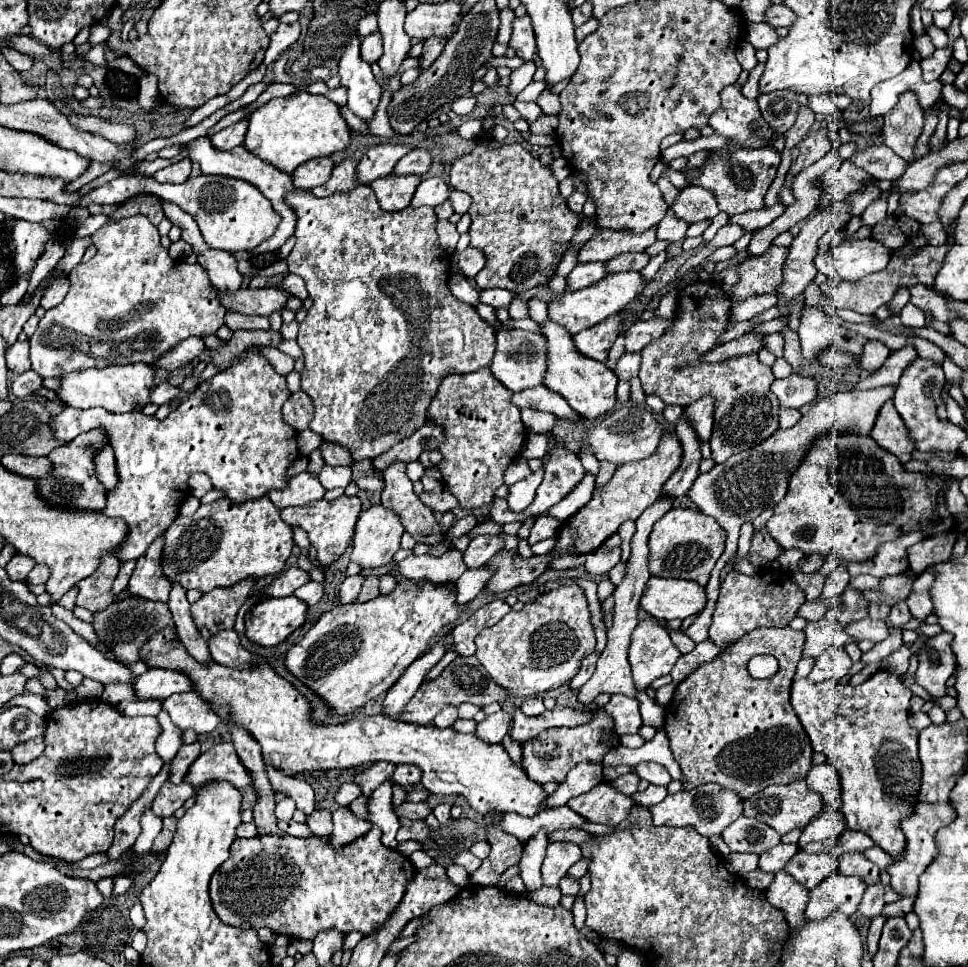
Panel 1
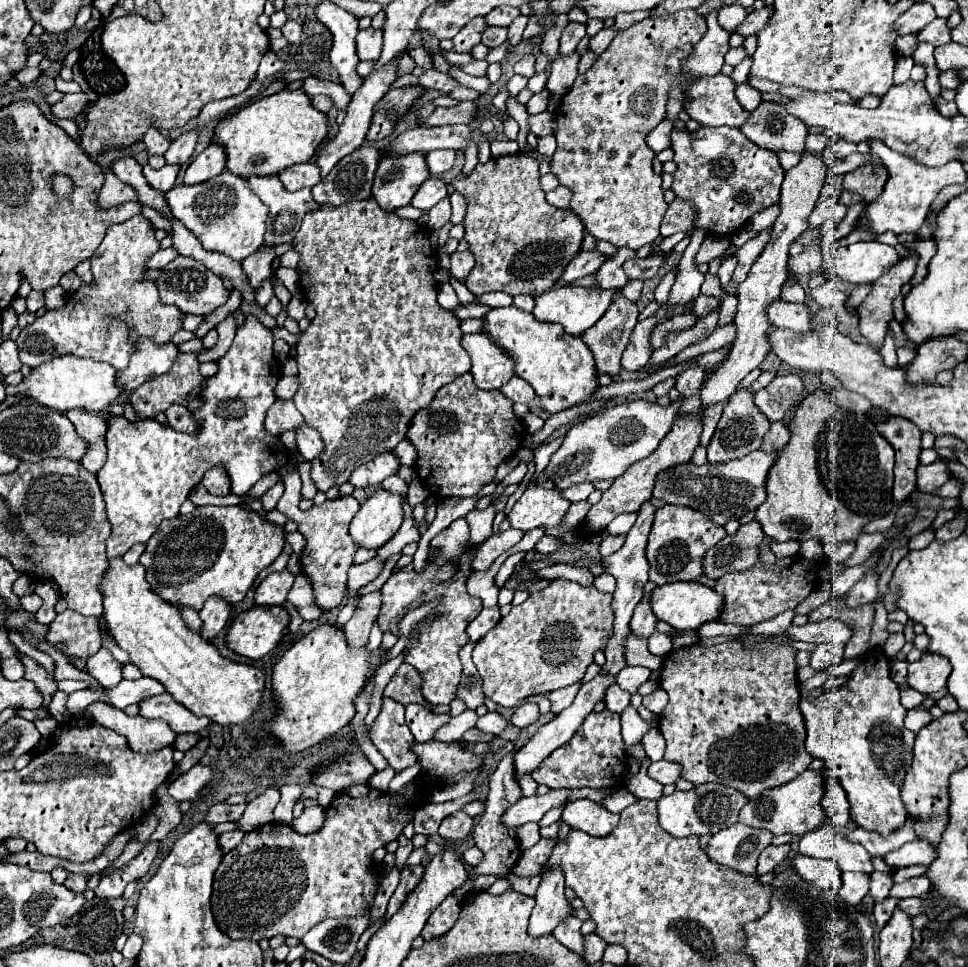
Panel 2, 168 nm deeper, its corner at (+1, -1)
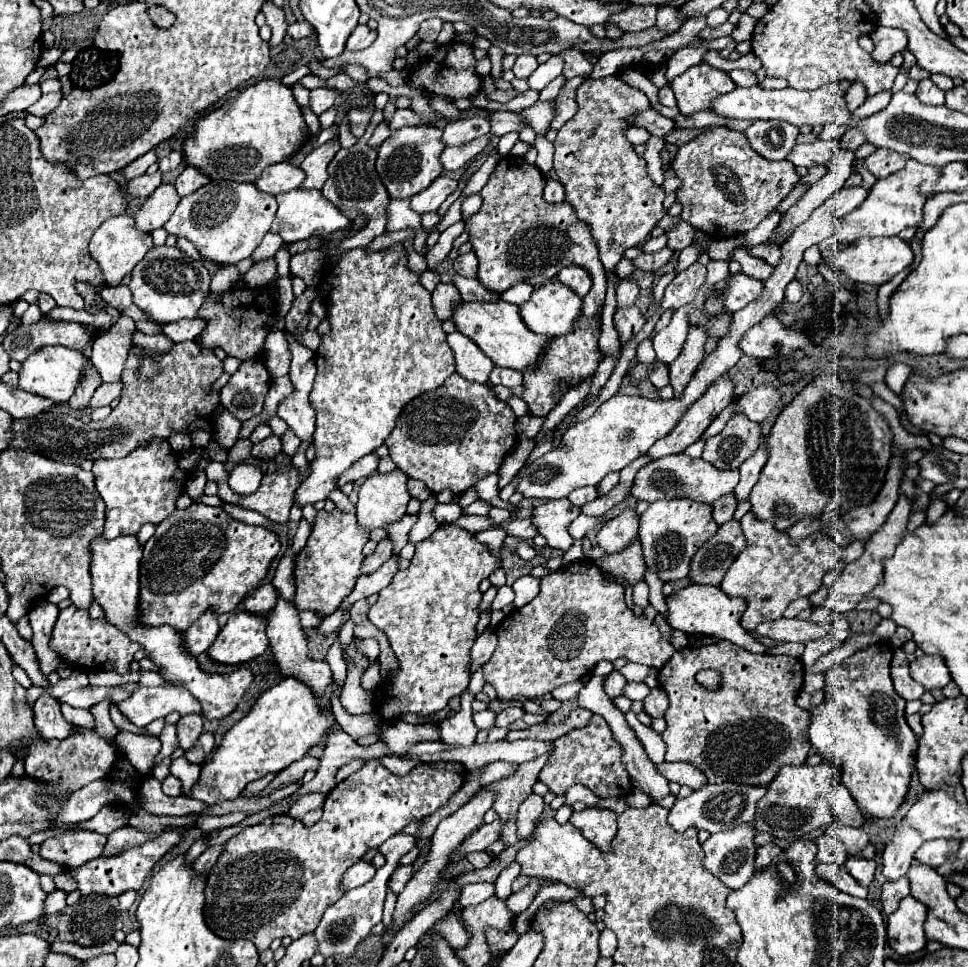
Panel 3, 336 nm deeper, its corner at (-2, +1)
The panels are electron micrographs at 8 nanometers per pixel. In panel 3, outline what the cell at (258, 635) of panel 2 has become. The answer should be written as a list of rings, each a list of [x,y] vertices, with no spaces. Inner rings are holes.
[[[239,610],[221,628],[217,640],[209,648],[209,656],[221,664],[243,664],[247,660],[253,660],[269,648],[269,638],[267,638],[265,630],[267,630],[267,616],[247,614],[247,610]]]

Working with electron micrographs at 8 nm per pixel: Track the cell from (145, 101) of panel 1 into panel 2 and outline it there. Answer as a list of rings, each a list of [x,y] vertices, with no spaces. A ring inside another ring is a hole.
[[[148,130],[144,136],[144,144],[146,144],[146,154],[154,156],[154,154],[164,154],[170,146],[168,140],[164,140],[164,136],[158,130]]]

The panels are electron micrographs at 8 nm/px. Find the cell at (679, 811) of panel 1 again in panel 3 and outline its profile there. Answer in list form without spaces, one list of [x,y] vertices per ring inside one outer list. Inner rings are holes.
[[[705,784],[703,788],[695,790],[687,798],[677,798],[673,808],[669,810],[669,824],[677,832],[685,832],[687,828],[697,828],[697,830],[707,830],[707,832],[723,832],[733,828],[735,824],[741,822],[753,822],[755,818],[755,802],[767,792],[763,786],[743,786],[743,784]]]

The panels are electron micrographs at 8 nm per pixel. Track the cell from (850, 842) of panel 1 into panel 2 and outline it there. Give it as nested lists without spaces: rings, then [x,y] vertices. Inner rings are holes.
[[[910,816],[906,820],[904,826],[900,826],[898,830],[894,830],[888,836],[876,834],[876,832],[866,832],[862,828],[856,828],[854,832],[848,834],[848,840],[856,840],[858,844],[862,844],[872,856],[886,856],[892,850],[898,850],[902,844],[916,840],[916,832],[914,832],[914,824],[916,818]]]

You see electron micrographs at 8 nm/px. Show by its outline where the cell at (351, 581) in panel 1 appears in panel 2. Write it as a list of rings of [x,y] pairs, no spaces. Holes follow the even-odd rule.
[[[378,556],[364,564],[354,564],[348,572],[348,592],[356,592],[358,588],[372,582],[382,572],[382,568],[384,568],[384,562]]]

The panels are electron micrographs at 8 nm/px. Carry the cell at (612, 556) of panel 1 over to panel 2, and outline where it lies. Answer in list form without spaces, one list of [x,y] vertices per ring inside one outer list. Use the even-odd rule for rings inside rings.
[[[608,534],[602,542],[600,542],[600,556],[608,556],[612,552],[616,552],[622,544],[624,544],[626,536],[624,534]]]

